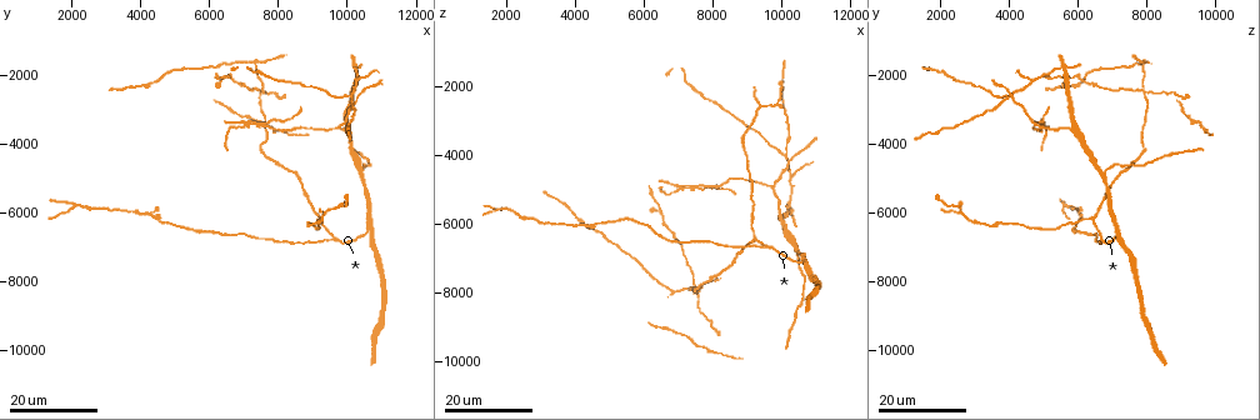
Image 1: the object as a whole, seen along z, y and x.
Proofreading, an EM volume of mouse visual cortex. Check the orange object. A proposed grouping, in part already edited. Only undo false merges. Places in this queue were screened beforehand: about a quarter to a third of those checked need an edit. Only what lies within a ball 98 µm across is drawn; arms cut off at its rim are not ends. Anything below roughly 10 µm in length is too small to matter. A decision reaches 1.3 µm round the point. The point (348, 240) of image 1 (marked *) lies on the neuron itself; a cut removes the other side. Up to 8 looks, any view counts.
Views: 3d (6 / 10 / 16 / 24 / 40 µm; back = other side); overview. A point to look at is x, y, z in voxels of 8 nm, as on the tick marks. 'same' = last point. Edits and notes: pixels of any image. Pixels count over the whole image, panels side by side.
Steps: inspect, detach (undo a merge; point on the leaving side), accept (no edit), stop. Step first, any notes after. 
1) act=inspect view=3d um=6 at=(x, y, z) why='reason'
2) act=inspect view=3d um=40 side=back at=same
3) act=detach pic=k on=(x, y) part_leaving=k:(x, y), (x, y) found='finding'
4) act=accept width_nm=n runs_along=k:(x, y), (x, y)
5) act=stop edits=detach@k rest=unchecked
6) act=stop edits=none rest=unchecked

act=inspect view=3d um=24 at=(2000, 5800, 5600) why='small branch off a trunk'

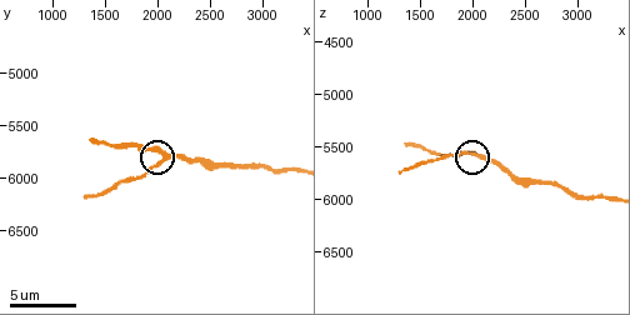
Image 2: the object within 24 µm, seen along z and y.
act=inspect view=3d um=10 at=(2060, 5840, 5560) why='closer look'

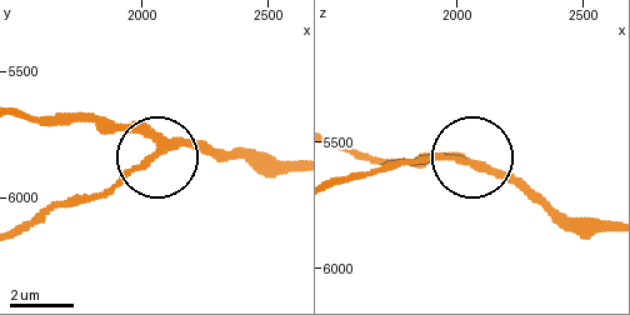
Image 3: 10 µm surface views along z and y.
act=accept arms=3 found='all the same neuron'

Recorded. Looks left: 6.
act=inspect view=3d um=10 at=(2660, 5880, 5820) why='thick turns thin'

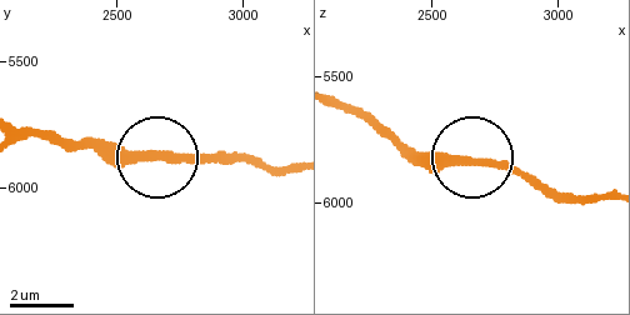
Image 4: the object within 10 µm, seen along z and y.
act=accept width_nm=270 runs_along=4:(294, 169), (109, 153), (88, 140) found='one neuron here'

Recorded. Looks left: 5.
act=inspect view=3d um=24 at=(10100, 2700, 4000) why='three-way junction'

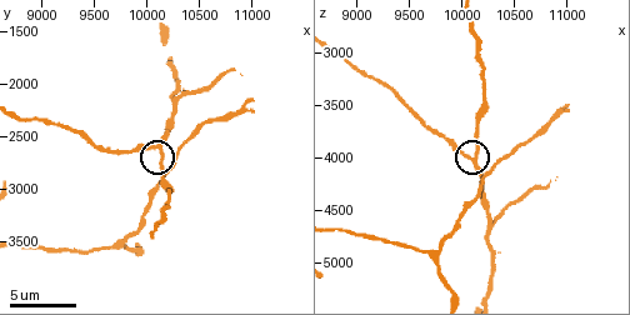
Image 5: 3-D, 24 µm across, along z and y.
act=inspect view=3d um=10 at=(10080, 2600, 4000)

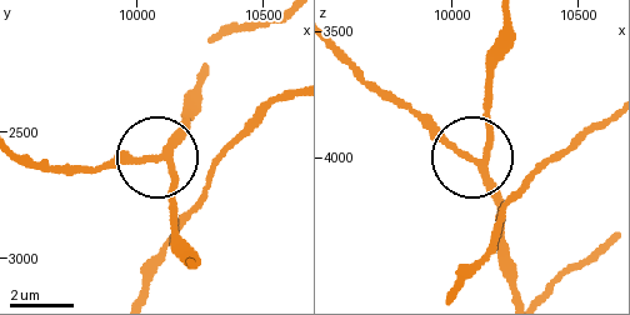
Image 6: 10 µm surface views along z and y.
act=accept side_arm_um=27 arms=3 found='continuous, no second neuron'

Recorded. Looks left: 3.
act=inspect view=3d um=16 at=(9760, 3500, 4900)

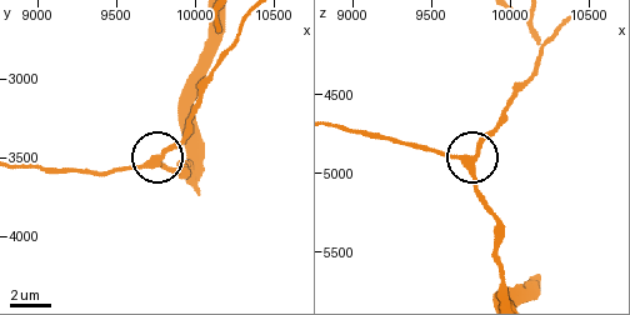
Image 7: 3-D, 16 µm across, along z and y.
act=accept arms=3 runs_along=7:(506, 293), (498, 223), (473, 161), (506, 118) found='continuous, no second neuron'

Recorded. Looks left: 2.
act=stop edits=none rest=unchecked

